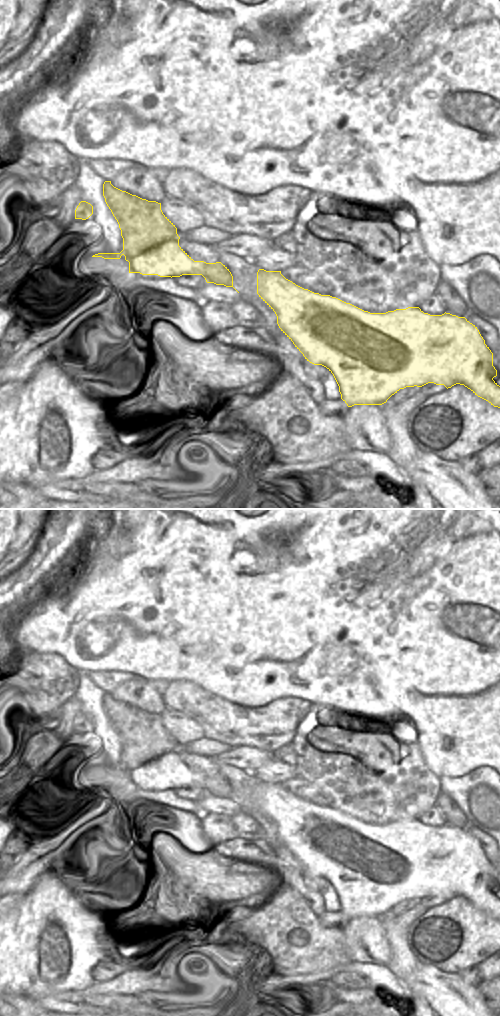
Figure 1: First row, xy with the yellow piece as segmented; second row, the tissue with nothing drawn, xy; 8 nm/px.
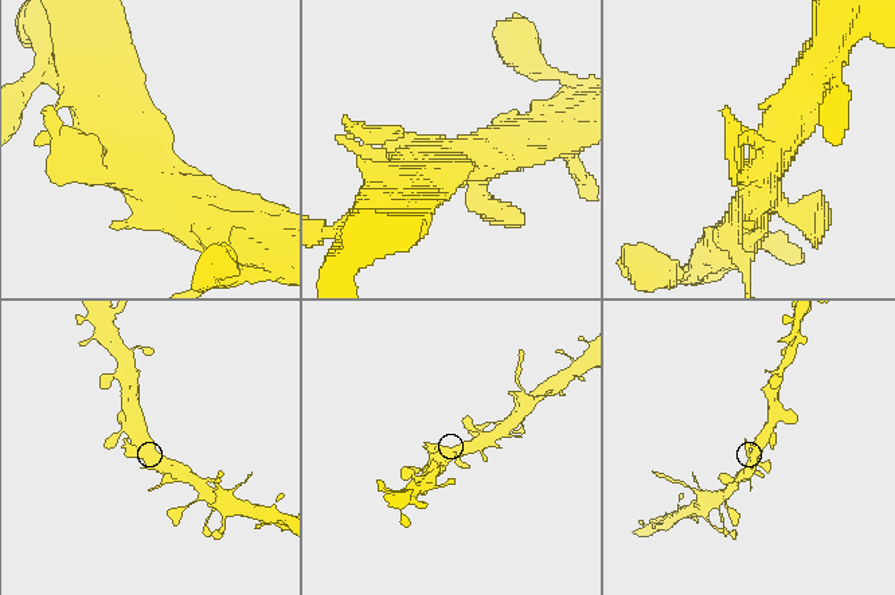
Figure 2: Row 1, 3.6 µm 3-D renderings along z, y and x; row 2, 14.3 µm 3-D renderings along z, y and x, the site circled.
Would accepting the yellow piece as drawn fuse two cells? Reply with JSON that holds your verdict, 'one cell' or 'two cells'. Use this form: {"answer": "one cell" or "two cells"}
{"answer": "one cell"}

